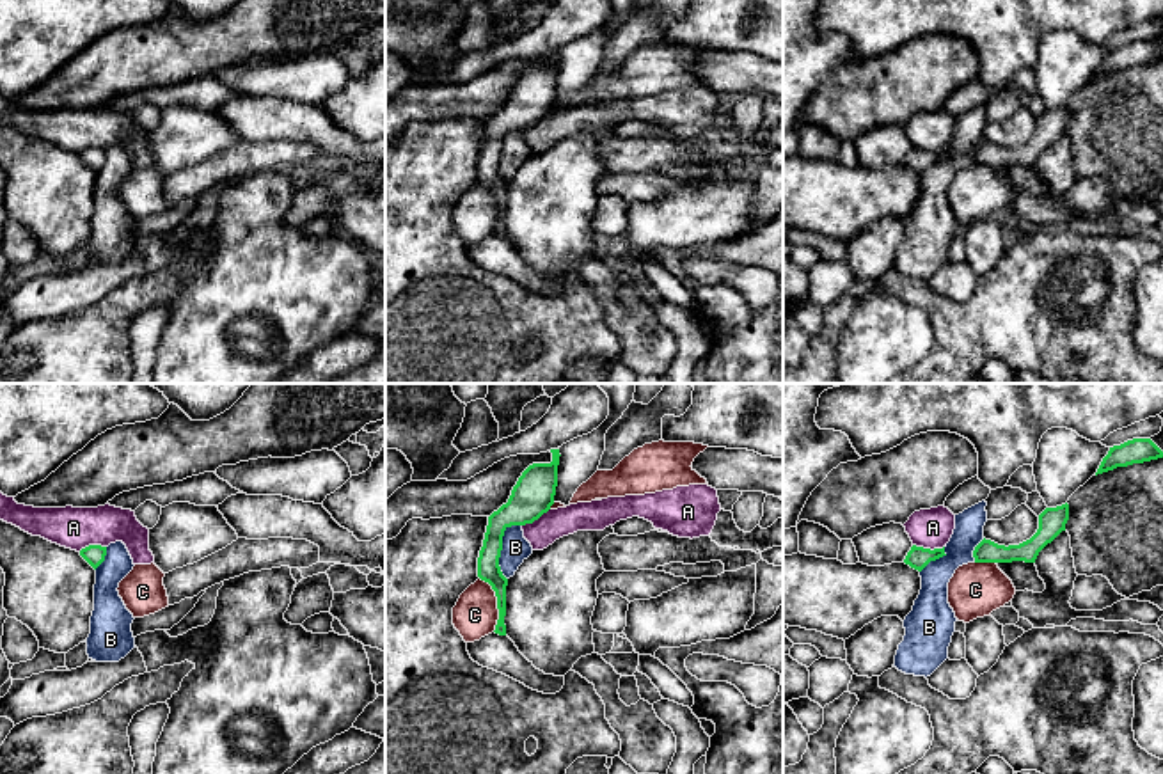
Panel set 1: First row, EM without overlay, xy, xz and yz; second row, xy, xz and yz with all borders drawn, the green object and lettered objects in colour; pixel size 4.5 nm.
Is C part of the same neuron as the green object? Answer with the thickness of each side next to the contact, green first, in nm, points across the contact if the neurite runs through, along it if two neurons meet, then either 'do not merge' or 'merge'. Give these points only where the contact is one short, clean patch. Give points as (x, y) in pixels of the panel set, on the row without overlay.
110 nm thick on the green side, 200 nm on the other; merge

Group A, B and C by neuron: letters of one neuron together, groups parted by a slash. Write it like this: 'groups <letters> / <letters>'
groups A / B / C

